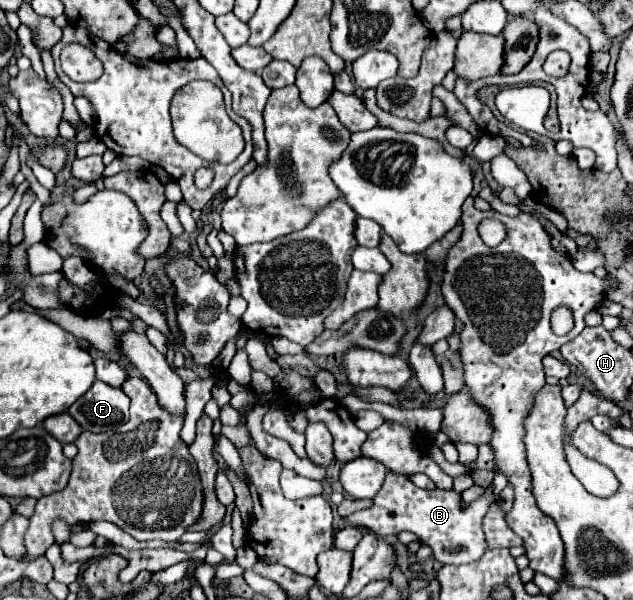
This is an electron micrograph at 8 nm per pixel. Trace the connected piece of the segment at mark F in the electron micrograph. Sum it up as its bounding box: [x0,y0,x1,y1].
[68,380,130,432]

